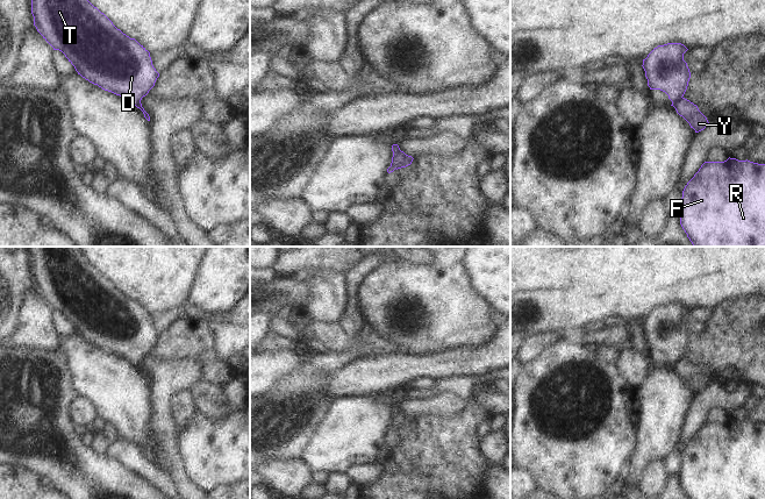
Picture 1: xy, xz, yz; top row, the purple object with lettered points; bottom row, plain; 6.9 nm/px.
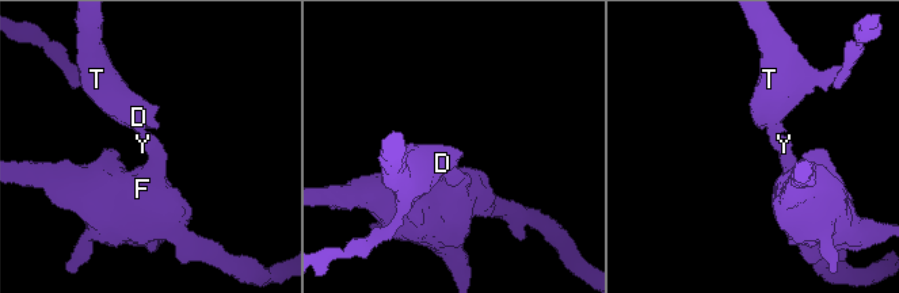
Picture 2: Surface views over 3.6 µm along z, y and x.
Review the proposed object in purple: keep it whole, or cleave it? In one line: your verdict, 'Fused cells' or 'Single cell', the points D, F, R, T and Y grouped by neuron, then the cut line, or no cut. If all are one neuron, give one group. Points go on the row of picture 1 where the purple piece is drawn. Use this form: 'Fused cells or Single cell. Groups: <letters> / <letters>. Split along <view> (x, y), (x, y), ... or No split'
Fused cells. Groups: D T / F R Y. Split along yz (681, 97), (672, 105).

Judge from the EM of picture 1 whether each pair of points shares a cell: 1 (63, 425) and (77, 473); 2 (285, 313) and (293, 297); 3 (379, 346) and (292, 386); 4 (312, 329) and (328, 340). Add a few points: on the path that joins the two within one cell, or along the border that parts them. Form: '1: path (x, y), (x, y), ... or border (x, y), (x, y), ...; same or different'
1: path (63, 436), (66, 441), (66, 462); same
2: border (297, 311), (279, 308), (274, 313); different
3: path (357, 348), (341, 360), (317, 362), (314, 365); same
4: path (315, 329), (324, 336); same

